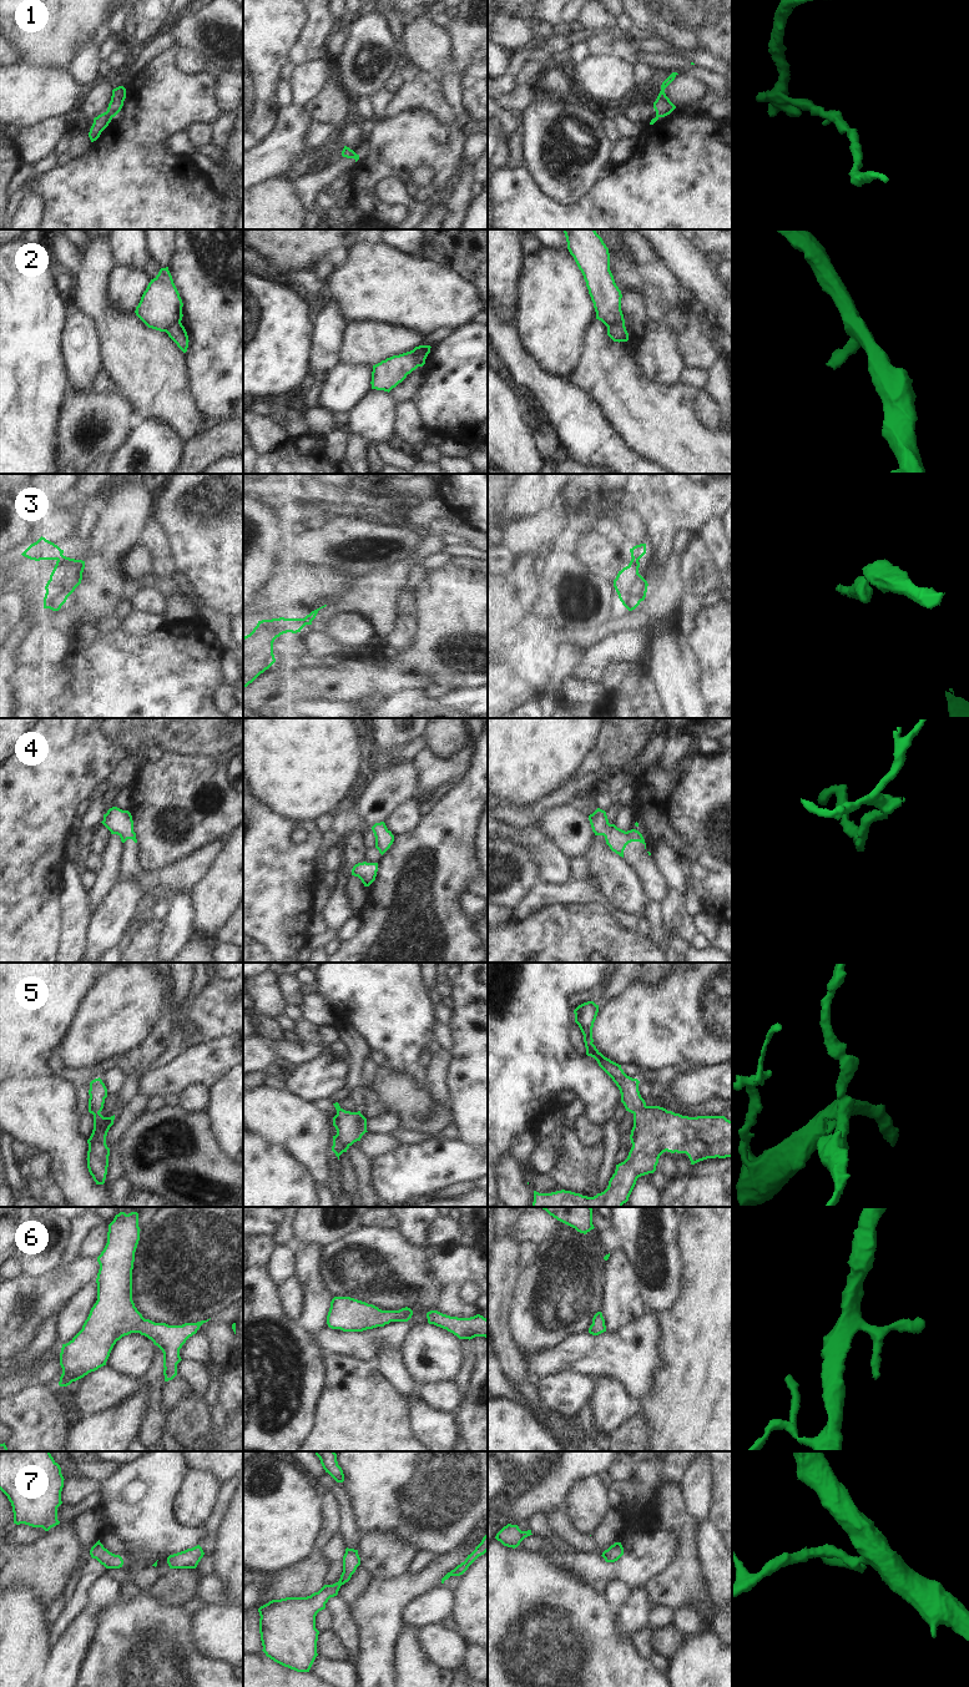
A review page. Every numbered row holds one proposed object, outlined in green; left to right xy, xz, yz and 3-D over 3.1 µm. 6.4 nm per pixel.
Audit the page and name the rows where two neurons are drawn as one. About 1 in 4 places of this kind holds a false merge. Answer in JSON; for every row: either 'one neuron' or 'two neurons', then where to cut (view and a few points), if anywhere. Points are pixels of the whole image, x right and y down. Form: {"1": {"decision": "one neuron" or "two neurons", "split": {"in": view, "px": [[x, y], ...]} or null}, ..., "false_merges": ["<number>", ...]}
{"1": {"decision": "one neuron", "split": null}, "2": {"decision": "two neurons", "split": {"in": "xz", "px": [[423, 346], [418, 355], [419, 365]]}}, "3": {"decision": "two neurons", "split": {"in": "xy", "px": [[62, 555], [57, 560]]}}, "4": {"decision": "one neuron", "split": null}, "5": {"decision": "one neuron", "split": null}, "6": {"decision": "one neuron", "split": null}, "7": {"decision": "one neuron", "split": null}, "false_merges": ["2", "3"]}

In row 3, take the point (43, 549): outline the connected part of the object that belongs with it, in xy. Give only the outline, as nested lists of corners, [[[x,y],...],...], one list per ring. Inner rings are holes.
[[[40,537],[36,542],[31,544],[21,555],[35,561],[40,560],[59,560],[64,554],[57,545]]]

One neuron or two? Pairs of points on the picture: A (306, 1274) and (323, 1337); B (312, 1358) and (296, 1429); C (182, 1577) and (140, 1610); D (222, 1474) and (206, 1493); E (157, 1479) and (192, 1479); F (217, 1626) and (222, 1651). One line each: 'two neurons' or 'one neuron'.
A: two neurons
B: one neuron
C: two neurons
D: two neurons
E: two neurons
F: one neuron

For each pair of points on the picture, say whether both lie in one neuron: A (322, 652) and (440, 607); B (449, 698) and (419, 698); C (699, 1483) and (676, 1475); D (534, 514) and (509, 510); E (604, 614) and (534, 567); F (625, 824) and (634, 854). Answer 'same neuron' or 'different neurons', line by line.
A: different neurons
B: same neuron
C: different neurons
D: same neuron
E: same neuron
F: different neurons

